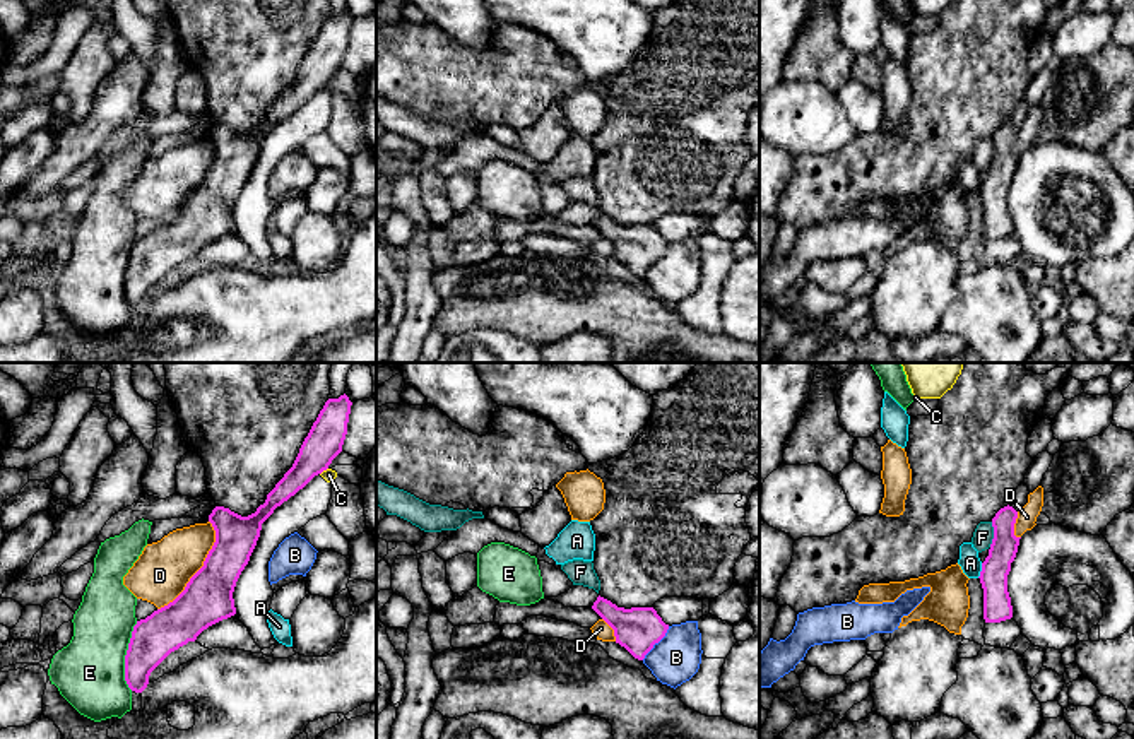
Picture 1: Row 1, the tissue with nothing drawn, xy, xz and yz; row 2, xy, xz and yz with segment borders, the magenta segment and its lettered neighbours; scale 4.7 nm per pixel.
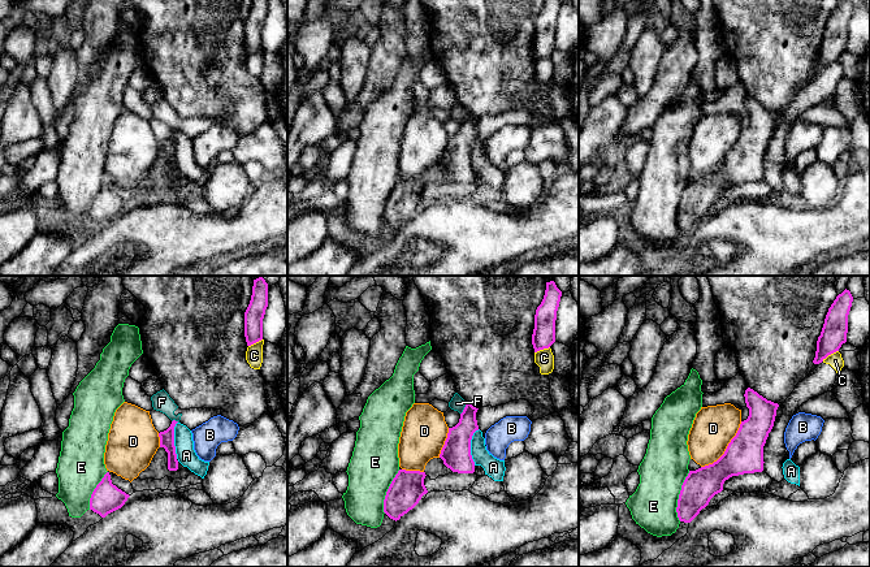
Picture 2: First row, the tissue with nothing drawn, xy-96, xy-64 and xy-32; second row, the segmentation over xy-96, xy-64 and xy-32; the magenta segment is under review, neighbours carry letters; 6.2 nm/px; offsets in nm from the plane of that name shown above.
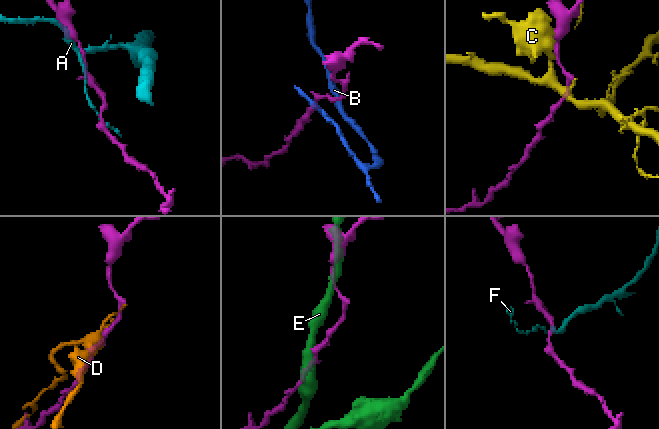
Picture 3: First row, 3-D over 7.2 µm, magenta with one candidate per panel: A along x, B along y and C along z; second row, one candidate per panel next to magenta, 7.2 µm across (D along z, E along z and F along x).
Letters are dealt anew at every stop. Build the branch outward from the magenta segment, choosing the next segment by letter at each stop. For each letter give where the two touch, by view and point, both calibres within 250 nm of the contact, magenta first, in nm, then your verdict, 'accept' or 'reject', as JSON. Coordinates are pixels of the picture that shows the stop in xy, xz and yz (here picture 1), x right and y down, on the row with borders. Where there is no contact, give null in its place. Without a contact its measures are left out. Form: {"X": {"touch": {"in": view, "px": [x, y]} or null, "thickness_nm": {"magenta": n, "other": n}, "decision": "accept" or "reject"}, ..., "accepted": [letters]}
{"A": {"touch": {"in": "yz", "px": [982, 570]}, "thickness_nm": {"magenta": 130, "other": 100}, "decision": "reject"}, "B": {"touch": {"in": "xz", "px": [655, 642]}, "thickness_nm": {"magenta": 200, "other": 220}, "decision": "reject"}, "C": {"touch": {"in": "xy", "px": [324, 469]}, "thickness_nm": {"magenta": 170, "other": 60}, "decision": "reject"}, "D": {"touch": {"in": "xy", "px": [200, 568]}, "thickness_nm": {"magenta": 240, "other": 260}, "decision": "reject"}, "E": {"touch": {"in": "xy", "px": [125, 656]}, "thickness_nm": {"magenta": 200, "other": 340}, "decision": "reject"}, "F": {"touch": {"in": "yz", "px": [994, 534]}, "thickness_nm": {"magenta": 130, "other": 100}, "decision": "reject"}, "accepted": []}

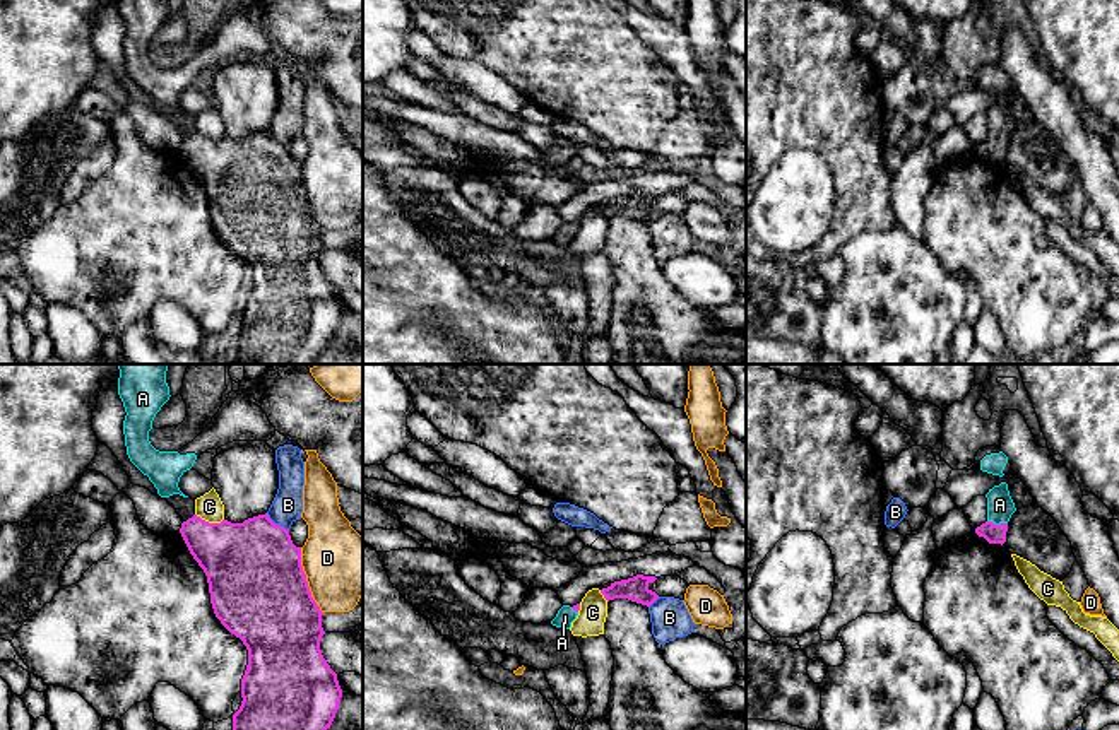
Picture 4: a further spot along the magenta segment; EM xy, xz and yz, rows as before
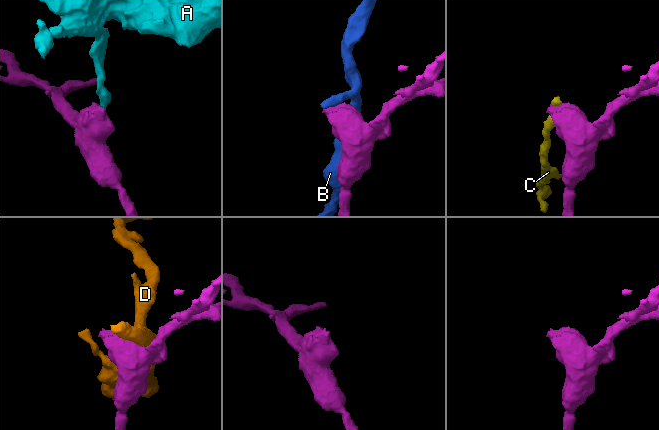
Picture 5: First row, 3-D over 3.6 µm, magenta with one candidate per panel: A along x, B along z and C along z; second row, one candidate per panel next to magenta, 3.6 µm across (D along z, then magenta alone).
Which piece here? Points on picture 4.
{"A": {"touch": {"in": "yz", "px": [1000, 523]}, "thickness_nm": {"magenta": 100, "other": 130}, "decision": "accept"}, "B": {"touch": {"in": "xy", "px": [278, 525]}, "thickness_nm": {"magenta": 440, "other": 140}, "decision": "reject"}, "C": {"touch": {"in": "xy", "px": [207, 522]}, "thickness_nm": {"magenta": 360, "other": 130}, "decision": "reject"}, "D": {"touch": {"in": "xy", "px": [305, 580]}, "thickness_nm": {"magenta": 460, "other": 340}, "decision": "reject"}, "accepted": ["A"]}

